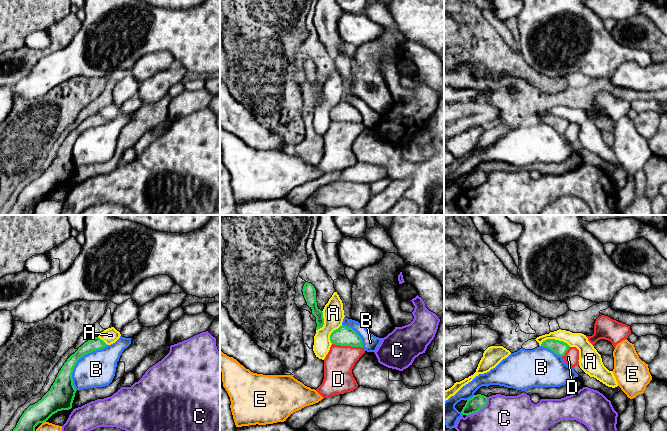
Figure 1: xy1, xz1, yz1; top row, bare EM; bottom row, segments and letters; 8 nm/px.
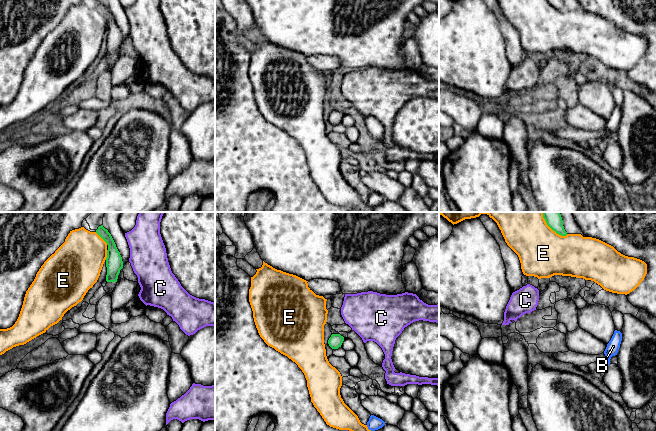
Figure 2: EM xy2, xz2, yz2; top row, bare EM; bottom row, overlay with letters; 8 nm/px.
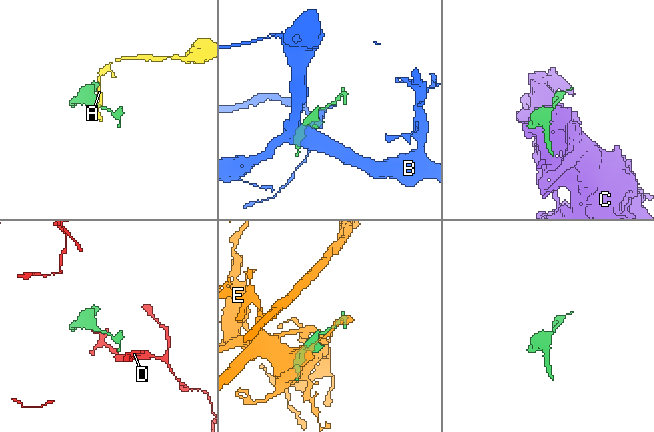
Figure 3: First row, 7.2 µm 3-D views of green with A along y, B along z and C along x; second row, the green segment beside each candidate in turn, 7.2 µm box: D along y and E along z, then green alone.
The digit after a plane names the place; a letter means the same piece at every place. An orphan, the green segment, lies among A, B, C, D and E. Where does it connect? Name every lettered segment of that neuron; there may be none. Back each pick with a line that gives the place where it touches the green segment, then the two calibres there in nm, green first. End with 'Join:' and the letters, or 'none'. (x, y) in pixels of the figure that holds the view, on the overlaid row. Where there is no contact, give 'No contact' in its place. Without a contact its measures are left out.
Join: none

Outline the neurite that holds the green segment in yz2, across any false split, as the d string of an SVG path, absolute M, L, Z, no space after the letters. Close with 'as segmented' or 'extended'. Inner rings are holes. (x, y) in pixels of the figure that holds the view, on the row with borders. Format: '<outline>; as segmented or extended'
M543 212L543 218L547 225L557 234L561 236L567 235L560 212Z; as segmented

